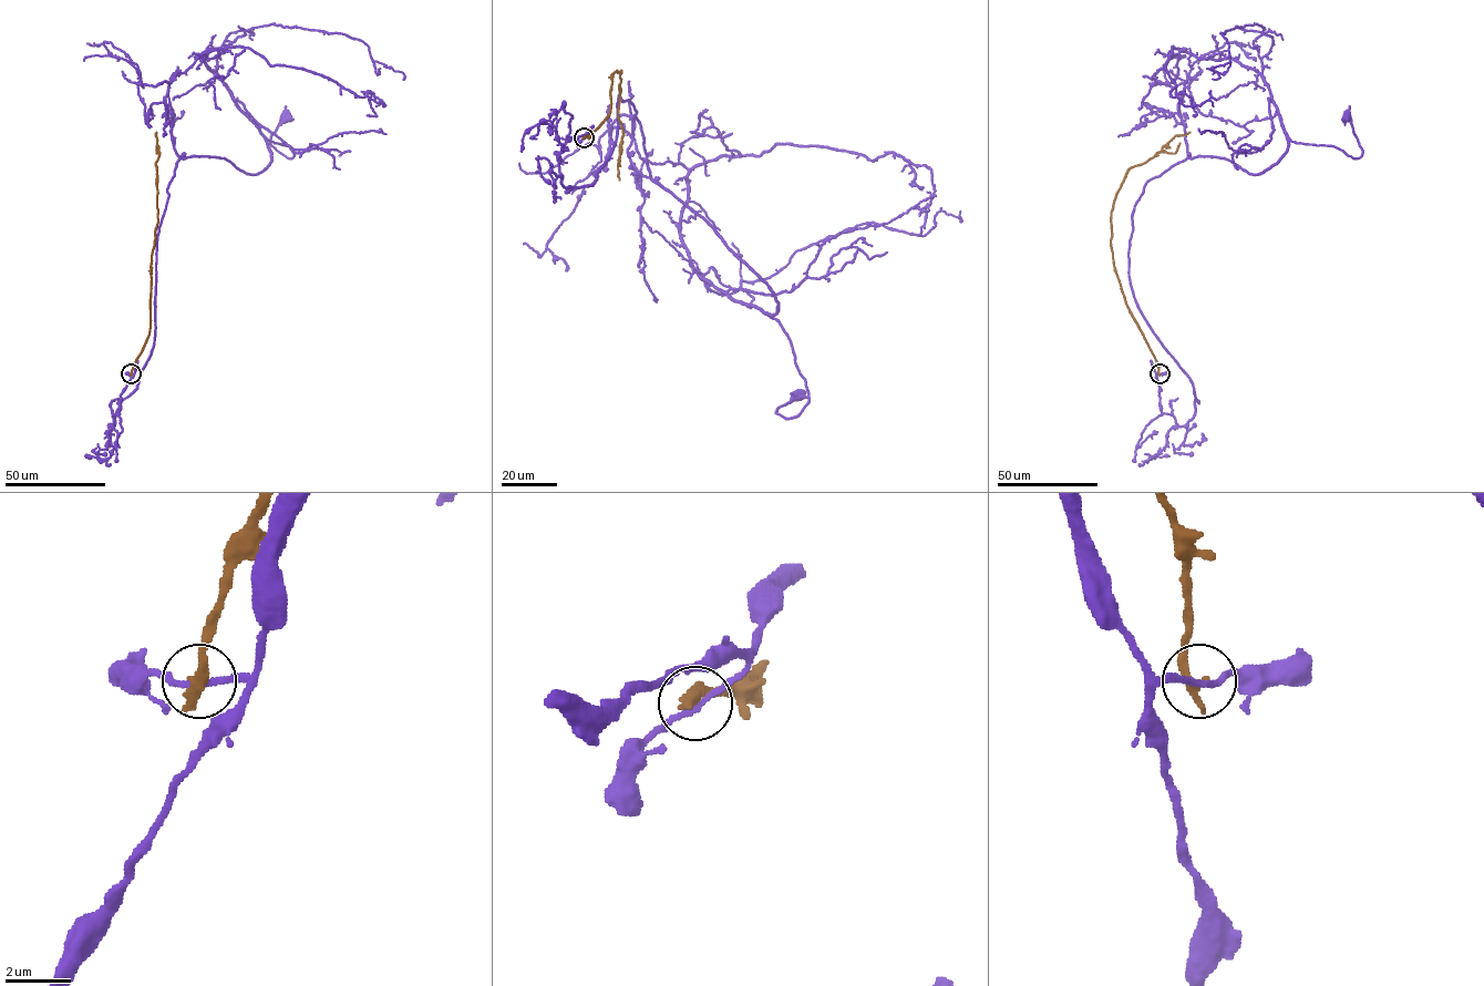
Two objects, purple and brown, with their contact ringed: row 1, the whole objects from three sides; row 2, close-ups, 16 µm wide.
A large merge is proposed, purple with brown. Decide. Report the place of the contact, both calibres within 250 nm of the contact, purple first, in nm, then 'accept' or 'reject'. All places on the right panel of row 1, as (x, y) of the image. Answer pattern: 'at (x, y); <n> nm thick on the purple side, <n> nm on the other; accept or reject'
at (1160, 373); 170 nm thick on the purple side, 380 nm on the other; reject

